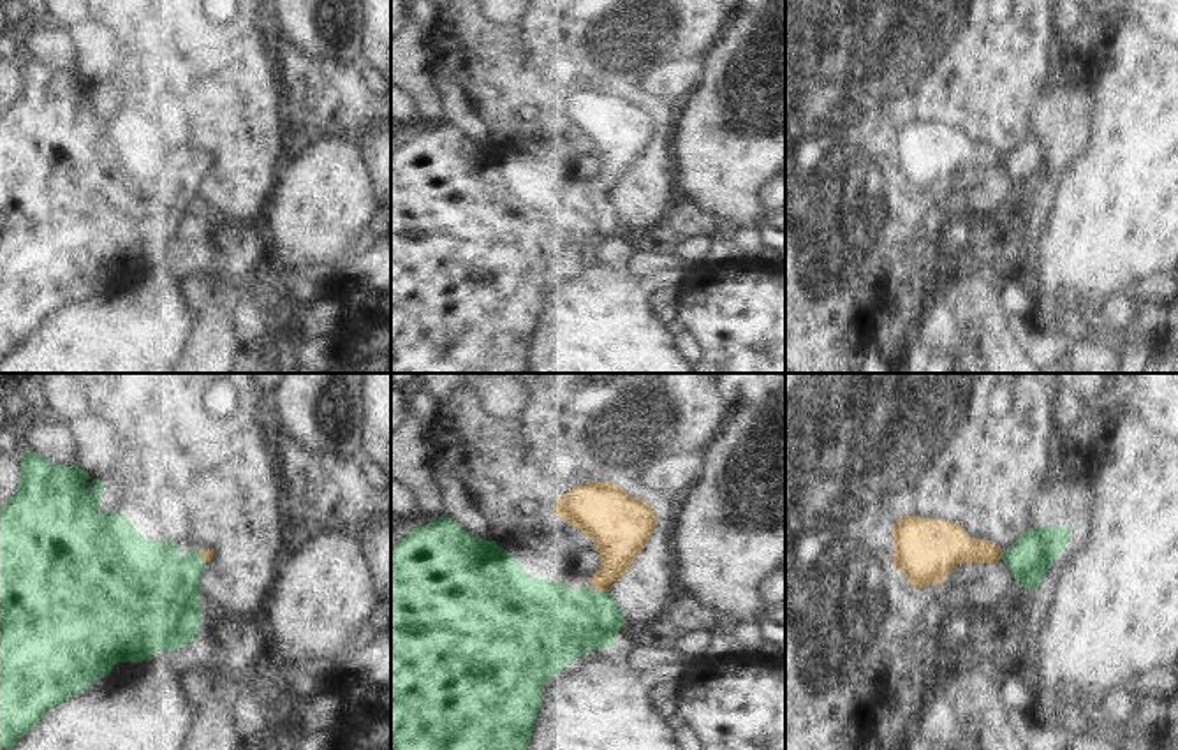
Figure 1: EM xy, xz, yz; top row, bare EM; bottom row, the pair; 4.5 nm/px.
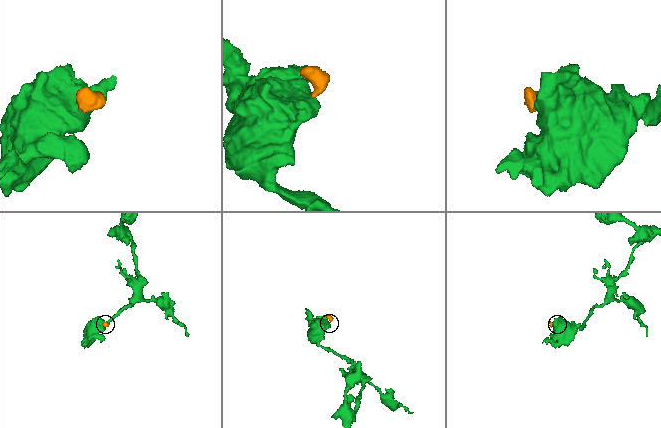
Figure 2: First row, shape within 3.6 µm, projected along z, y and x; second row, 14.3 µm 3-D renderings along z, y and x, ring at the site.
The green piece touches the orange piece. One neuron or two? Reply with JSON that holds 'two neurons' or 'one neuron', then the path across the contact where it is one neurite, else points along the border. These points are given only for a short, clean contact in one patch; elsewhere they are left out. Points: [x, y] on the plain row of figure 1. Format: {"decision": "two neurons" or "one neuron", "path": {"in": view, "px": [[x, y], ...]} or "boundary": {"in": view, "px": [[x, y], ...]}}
{"decision": "one neuron", "path": {"in": "xz", "px": [[555, 229], [573, 224], [599, 198], [618, 147]]}}

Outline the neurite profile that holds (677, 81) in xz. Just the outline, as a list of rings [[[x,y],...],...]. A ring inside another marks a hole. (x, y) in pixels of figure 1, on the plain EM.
[[[708,56],[667,63],[643,79],[643,92],[671,100],[681,114],[692,102],[692,93],[701,86],[708,65]]]

